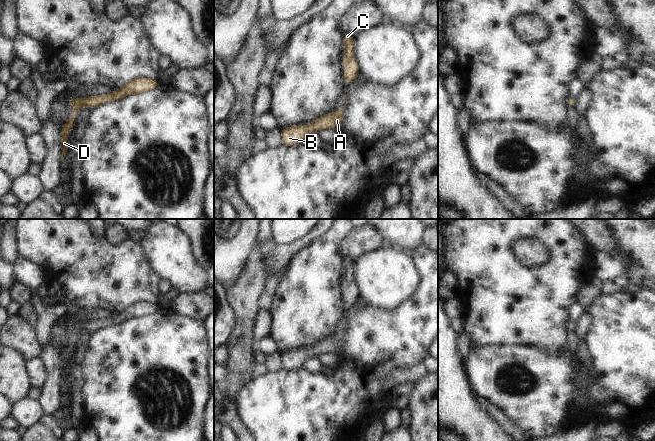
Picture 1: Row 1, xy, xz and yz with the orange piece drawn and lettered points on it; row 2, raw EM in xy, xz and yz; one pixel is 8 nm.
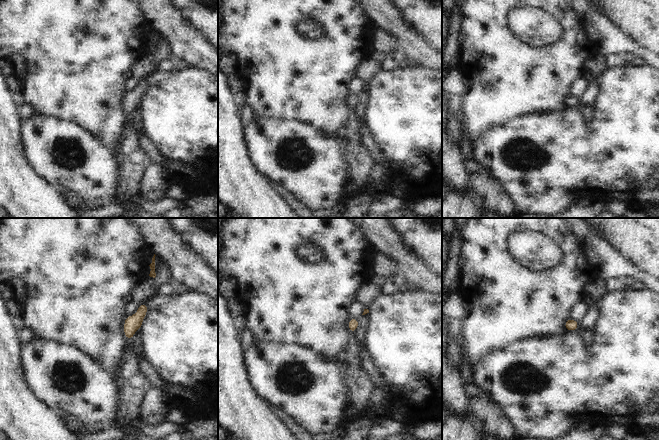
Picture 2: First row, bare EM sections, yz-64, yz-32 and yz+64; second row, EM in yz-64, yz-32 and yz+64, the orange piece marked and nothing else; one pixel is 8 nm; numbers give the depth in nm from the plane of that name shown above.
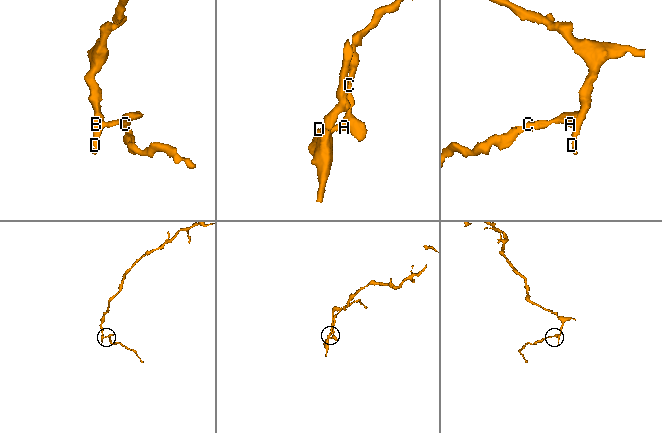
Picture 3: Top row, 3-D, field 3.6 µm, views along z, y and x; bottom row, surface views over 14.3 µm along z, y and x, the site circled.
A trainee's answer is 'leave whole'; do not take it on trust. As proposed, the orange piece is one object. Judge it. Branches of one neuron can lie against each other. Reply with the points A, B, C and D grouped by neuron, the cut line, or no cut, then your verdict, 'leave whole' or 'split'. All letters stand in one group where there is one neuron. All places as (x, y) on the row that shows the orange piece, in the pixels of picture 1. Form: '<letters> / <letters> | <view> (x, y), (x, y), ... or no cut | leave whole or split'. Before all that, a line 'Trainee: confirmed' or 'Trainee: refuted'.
Trainee: confirmed
A B C D | no cut | leave whole

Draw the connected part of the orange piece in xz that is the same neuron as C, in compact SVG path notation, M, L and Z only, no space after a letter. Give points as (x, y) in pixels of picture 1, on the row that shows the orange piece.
M344 33L344 58L341 62L344 64L344 84L353 82L360 76L358 63L354 57L354 37Z

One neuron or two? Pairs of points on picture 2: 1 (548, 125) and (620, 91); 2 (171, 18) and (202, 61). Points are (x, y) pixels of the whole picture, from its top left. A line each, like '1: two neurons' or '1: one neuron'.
1: one neuron
2: one neuron

